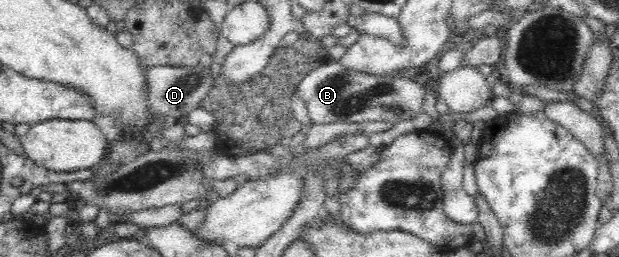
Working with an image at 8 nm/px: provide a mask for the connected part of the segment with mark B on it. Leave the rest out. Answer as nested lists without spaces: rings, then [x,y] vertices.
[[[336,60],[320,66],[304,76],[297,86],[298,98],[306,106],[309,117],[316,124],[386,122],[397,123],[418,116],[424,102],[424,86],[402,76],[377,78],[358,72],[347,72]]]

